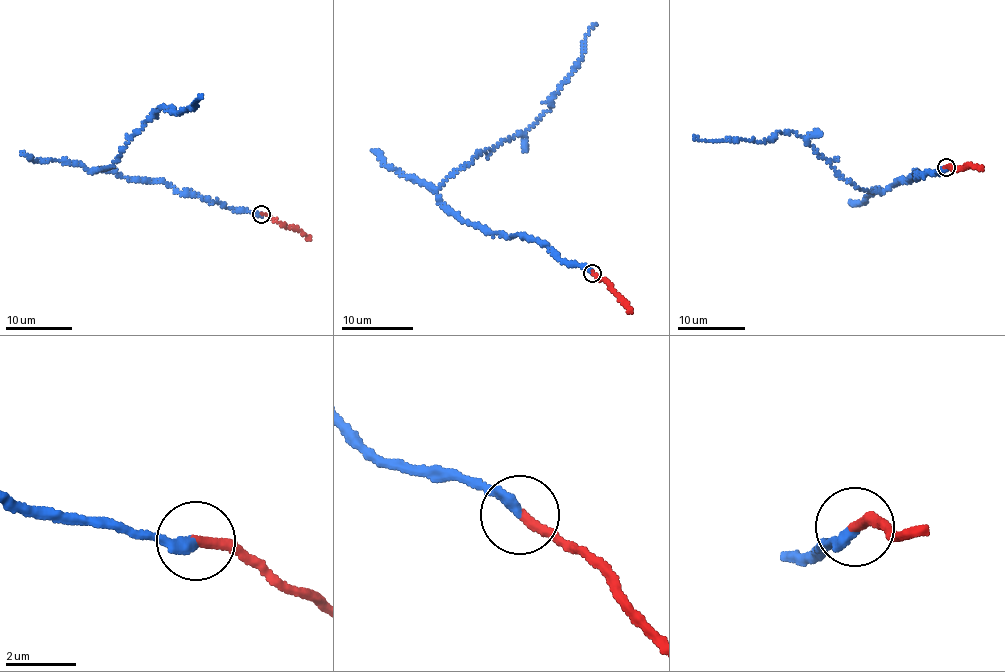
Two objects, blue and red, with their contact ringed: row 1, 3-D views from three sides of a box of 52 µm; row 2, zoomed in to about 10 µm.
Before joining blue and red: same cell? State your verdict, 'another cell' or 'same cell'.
another cell

